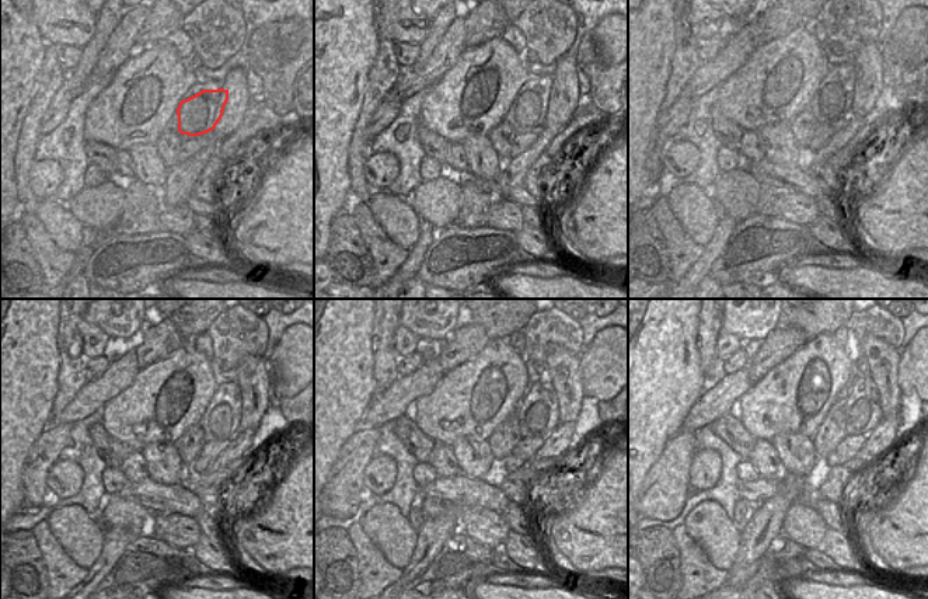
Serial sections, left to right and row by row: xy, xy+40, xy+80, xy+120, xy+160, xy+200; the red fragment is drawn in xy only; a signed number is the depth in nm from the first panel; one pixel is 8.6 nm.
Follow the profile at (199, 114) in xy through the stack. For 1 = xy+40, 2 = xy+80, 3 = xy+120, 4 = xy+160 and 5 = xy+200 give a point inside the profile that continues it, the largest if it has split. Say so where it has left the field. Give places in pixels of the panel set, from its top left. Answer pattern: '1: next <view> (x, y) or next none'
1: next xy+40 (524, 114)
2: next xy+80 (838, 112)
3: next xy+120 (220, 425)
4: next xy+160 (540, 421)
5: next xy+200 (855, 420)

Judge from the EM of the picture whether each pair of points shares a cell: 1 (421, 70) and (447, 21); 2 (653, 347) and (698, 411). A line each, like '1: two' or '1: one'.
1: one
2: two

